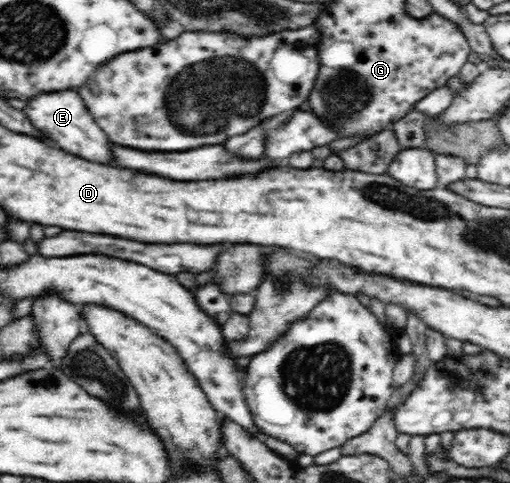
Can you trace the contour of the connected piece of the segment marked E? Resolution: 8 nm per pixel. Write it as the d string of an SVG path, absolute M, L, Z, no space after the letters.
M73 89L57 91L56 93L41 93L37 97L27 101L23 109L29 117L29 122L33 123L33 128L43 134L46 140L57 142L59 148L81 156L91 162L99 164L111 164L111 148L109 148L109 138L99 130L95 120L85 106L84 99Z

